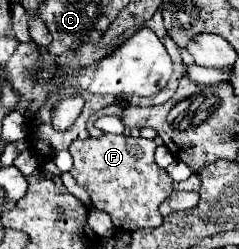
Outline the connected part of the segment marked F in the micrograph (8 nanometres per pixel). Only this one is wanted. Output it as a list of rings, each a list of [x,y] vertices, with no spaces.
[[[127,134],[75,140],[69,146],[73,156],[71,176],[89,192],[93,206],[111,216],[117,230],[133,232],[139,228],[157,228],[163,222],[157,208],[171,194],[173,180],[169,180],[169,174],[155,164],[155,148],[157,144],[153,140],[133,138]]]

